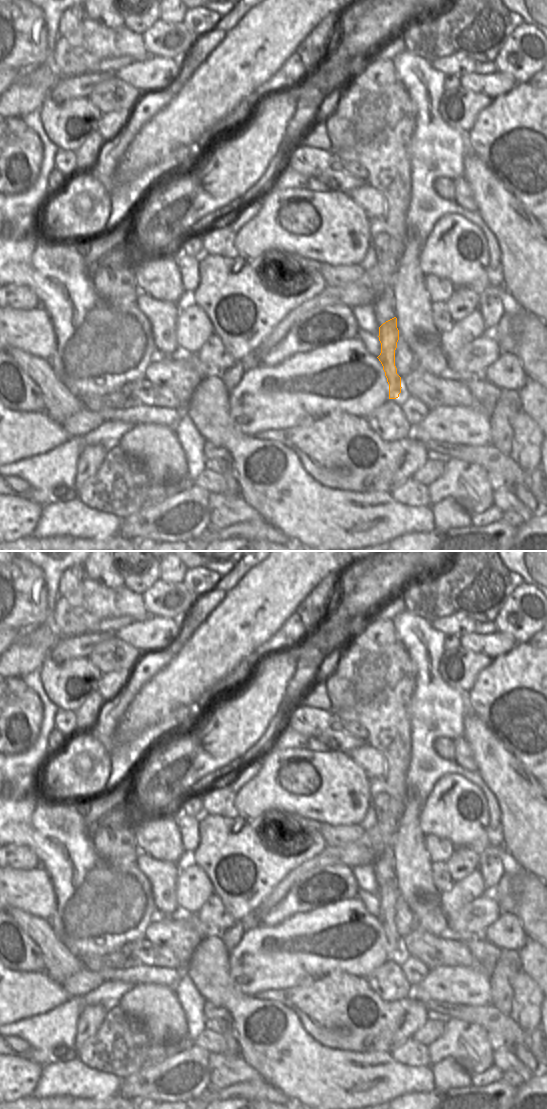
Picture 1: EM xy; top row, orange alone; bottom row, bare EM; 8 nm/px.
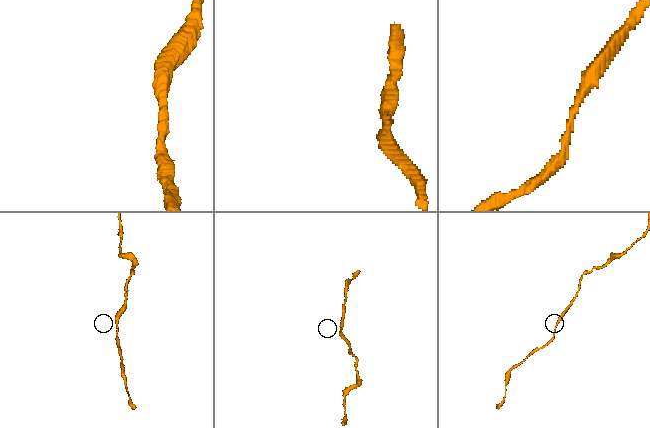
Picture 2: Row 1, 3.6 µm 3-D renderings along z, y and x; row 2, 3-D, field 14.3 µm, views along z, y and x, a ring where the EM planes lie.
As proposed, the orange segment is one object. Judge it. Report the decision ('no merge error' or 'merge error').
no merge error

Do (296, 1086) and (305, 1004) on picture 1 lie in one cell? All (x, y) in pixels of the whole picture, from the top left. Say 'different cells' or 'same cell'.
different cells

